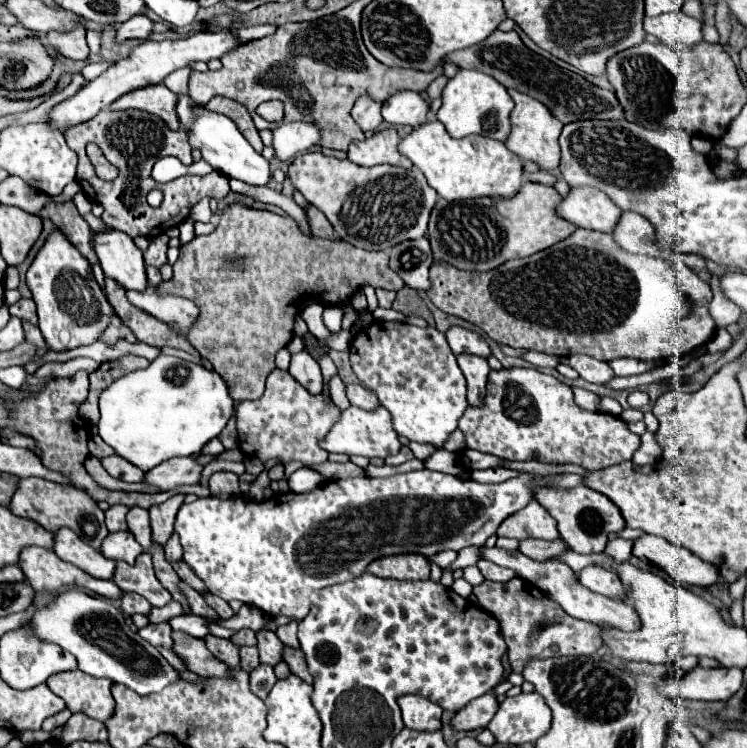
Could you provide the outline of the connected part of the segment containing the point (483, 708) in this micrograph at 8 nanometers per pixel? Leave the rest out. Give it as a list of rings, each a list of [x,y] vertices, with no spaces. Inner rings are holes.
[[[486,693],[474,701],[470,701],[464,709],[460,709],[456,713],[456,717],[452,719],[452,727],[454,729],[460,729],[460,731],[470,731],[470,729],[484,729],[486,725],[480,725],[482,723],[488,723],[494,713],[498,709],[498,701],[496,701],[496,695],[494,693]]]

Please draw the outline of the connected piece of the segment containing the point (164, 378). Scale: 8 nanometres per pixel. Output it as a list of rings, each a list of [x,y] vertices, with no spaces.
[[[158,355],[146,369],[132,371],[104,389],[104,393],[100,395],[98,433],[104,443],[114,447],[116,455],[124,457],[142,471],[150,471],[166,459],[198,455],[208,441],[220,435],[220,431],[230,421],[232,413],[234,399],[230,397],[230,387],[214,369],[206,369],[196,363],[186,363],[178,357]]]

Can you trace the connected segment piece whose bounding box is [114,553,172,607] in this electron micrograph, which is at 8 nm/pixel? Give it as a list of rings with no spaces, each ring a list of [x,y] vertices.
[[[150,553],[138,555],[134,565],[120,561],[114,571],[114,583],[122,591],[134,591],[134,593],[146,597],[152,607],[164,607],[166,603],[172,601],[172,593],[168,589],[164,589],[160,585],[160,581],[156,581]]]

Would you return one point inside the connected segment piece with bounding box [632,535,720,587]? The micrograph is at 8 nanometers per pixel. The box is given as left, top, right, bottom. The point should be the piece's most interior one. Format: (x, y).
(683, 565)

